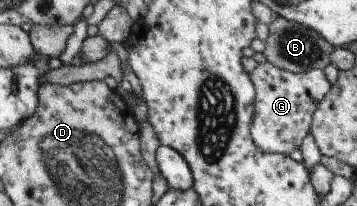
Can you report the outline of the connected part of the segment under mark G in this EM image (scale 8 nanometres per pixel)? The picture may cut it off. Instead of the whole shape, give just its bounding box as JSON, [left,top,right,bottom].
[249,62,331,156]

